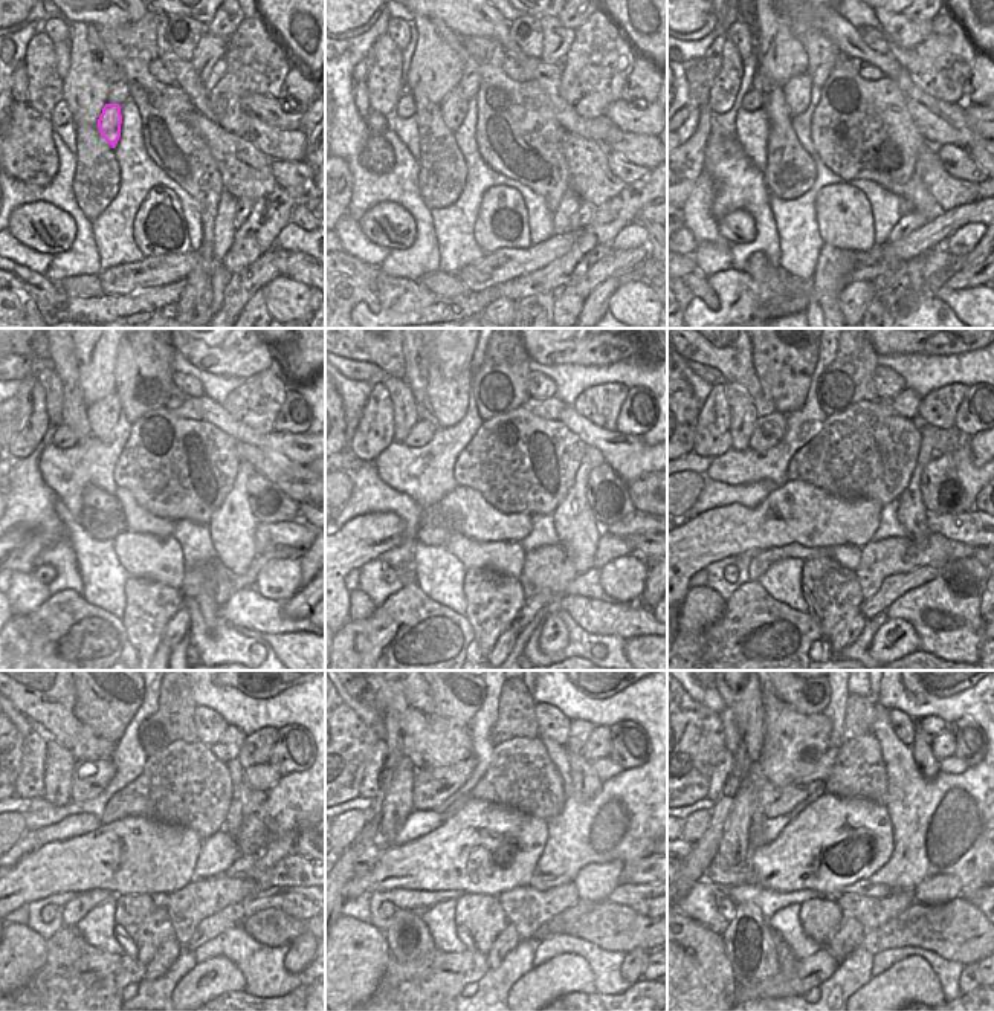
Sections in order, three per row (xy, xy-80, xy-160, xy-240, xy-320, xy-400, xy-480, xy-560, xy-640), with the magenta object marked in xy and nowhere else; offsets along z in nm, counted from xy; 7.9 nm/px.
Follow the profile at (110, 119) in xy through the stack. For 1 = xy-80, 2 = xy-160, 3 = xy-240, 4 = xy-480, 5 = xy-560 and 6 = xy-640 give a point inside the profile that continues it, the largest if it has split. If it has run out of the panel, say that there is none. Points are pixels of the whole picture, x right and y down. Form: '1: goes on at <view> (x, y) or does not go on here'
1: goes on at xy-80 (454, 107)
2: goes on at xy-160 (797, 90)
3: goes on at xy-240 (104, 414)
4: goes on at xy-480 (106, 701)
5: goes on at xy-560 (458, 701)
6: goes on at xy-640 (808, 701)

